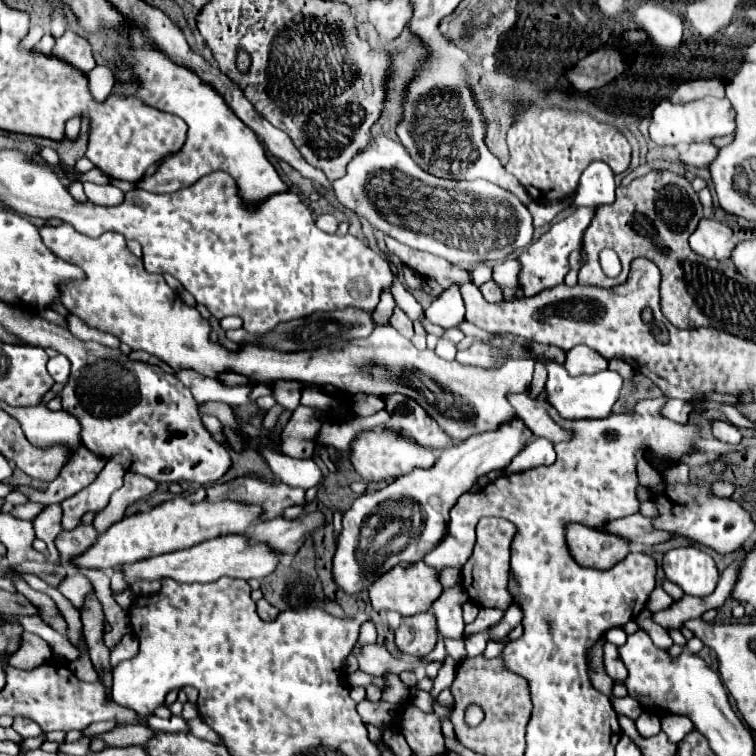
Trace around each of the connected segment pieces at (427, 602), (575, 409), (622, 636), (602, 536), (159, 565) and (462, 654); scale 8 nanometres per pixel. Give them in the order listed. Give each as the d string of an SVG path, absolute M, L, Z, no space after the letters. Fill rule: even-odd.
M415 562L399 564L383 576L379 576L369 588L369 598L375 610L395 610L401 616L415 616L419 612L429 612L431 604L439 598L441 592L443 586L439 582L439 572L435 572L435 568L427 566L425 562Z
M530 348L525 349L549 372L549 378L547 378L547 384L543 390L543 398L559 412L561 418L565 418L565 420L599 420L603 416L609 416L615 400L619 398L619 390L623 386L623 378L617 372L605 370L605 372L597 372L593 376L571 376L563 366L535 354Z
M612 628L605 634L605 639L606 641L615 644L617 647L620 647L625 644L627 634L620 628Z
M567 524L567 546L583 568L609 570L629 554L629 542L583 524Z
M219 536L205 540L193 548L179 550L179 552L169 552L161 556L153 556L147 560L139 560L133 564L123 564L119 570L123 572L123 578L127 586L131 588L135 582L145 582L145 580L157 580L163 582L163 578L173 578L179 584L205 584L205 582L215 582L221 576L235 576L235 578L265 578L269 576L275 566L279 564L281 556L267 548L265 544L249 546L243 536Z
M445 638L444 644L447 655L452 657L456 662L459 663L466 658L467 652L462 638L459 640Z

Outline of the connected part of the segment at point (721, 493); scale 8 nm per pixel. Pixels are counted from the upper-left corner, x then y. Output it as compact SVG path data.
M722 479L715 481L711 486L711 491L719 498L729 498L735 489L736 486L733 483Z

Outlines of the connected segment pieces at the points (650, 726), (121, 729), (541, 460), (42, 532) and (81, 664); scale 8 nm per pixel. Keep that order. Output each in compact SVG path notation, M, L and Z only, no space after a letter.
M643 712L637 720L635 720L635 726L637 726L637 732L639 736L655 736L661 732L661 722L655 714L651 712Z
M119 724L115 726L111 732L107 734L97 734L97 736L89 736L103 740L107 746L141 746L145 744L149 738L153 736L153 730L149 730L147 726L131 726L131 724Z
M533 438L531 444L527 444L523 452L519 452L519 456L515 456L515 460L505 468L505 472L521 472L535 466L549 466L553 460L553 444L547 438Z
M49 504L43 508L43 512L33 520L35 536L47 544L49 550L49 560L55 564L59 558L59 552L53 544L55 536L61 532L61 506L59 504Z
M87 648L81 650L81 654L83 656L79 660L75 660L75 662L71 662L69 668L71 668L71 672L75 672L75 676L79 676L79 680L83 680L83 682L95 682L97 680L97 672L95 672L91 660L89 660Z

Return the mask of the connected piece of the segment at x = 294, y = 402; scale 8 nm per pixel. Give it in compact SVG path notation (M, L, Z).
M273 382L271 394L273 394L275 402L283 406L285 412L293 412L299 406L301 388L303 388L303 384L299 384L299 382Z

